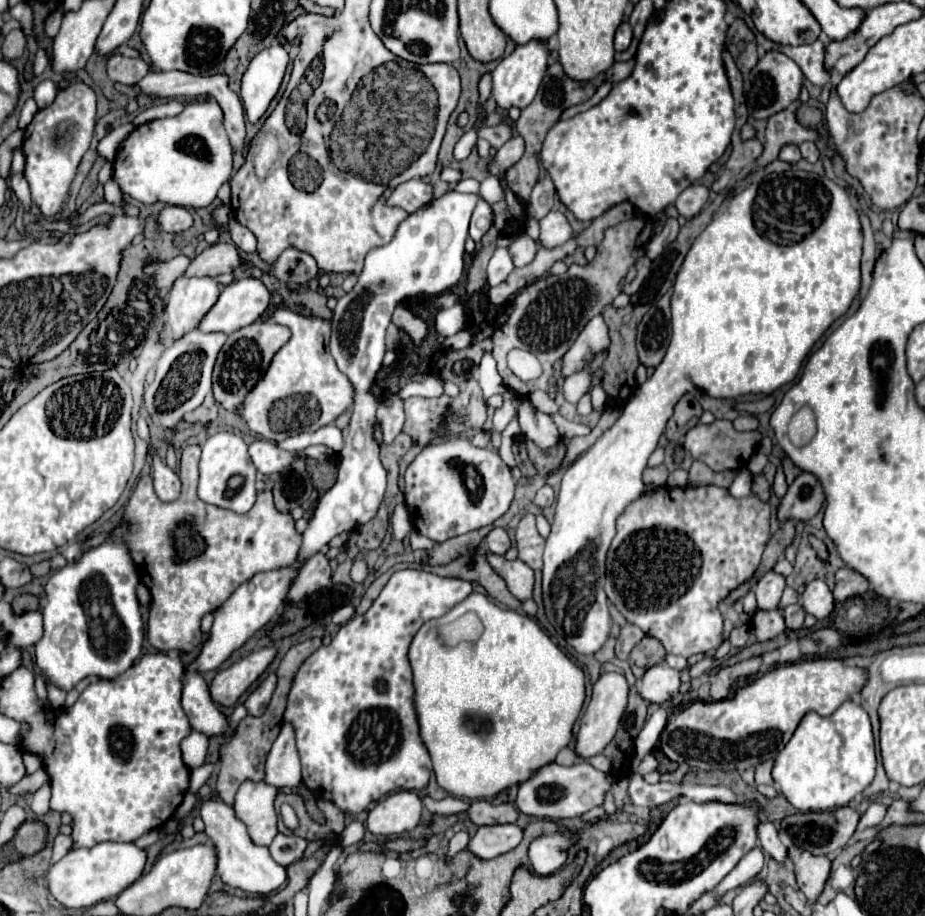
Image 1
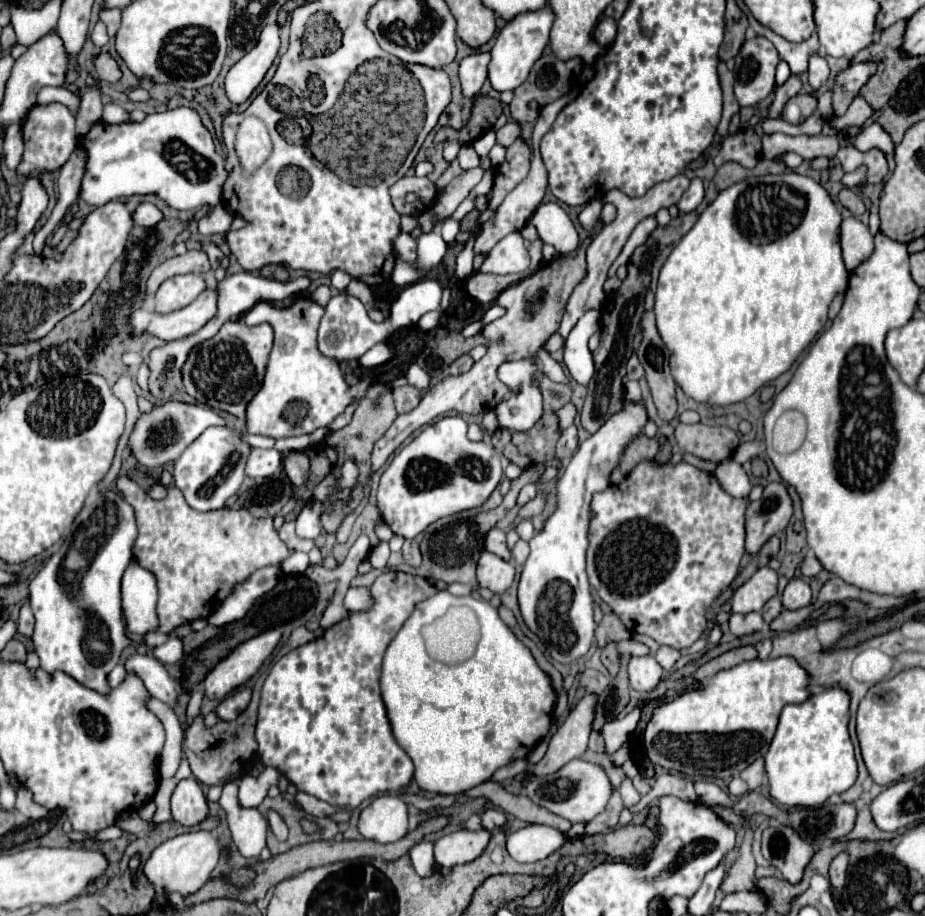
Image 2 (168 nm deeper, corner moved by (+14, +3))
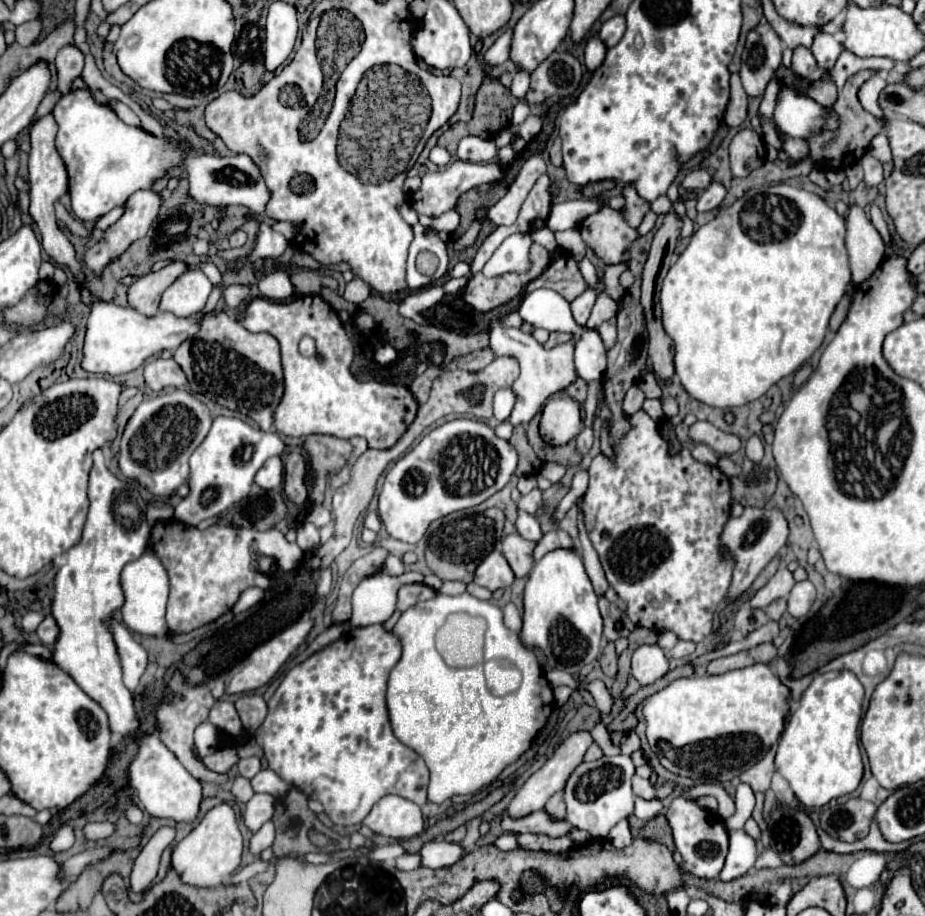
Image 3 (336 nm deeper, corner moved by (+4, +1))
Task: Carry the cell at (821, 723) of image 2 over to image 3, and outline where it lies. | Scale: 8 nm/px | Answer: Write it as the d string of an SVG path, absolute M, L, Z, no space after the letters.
M828 671L816 675L814 681L800 697L800 707L794 709L788 719L786 729L778 739L776 751L776 769L788 781L794 795L806 807L822 807L830 799L838 799L842 795L852 793L860 779L862 779L862 755L858 747L858 727L862 719L862 701L864 701L864 687L852 671Z

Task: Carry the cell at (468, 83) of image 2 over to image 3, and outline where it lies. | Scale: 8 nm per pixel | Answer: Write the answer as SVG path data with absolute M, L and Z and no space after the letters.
M506 29L496 39L496 43L486 51L484 63L486 65L500 65L500 63L504 63L508 59L508 55L510 55L510 43L512 43L512 29Z

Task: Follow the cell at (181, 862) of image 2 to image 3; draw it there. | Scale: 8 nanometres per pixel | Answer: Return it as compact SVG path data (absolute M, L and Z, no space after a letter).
M228 803L212 807L202 821L184 837L172 851L172 867L180 873L182 881L194 887L216 887L224 883L238 867L242 859L242 835L238 829L238 819Z

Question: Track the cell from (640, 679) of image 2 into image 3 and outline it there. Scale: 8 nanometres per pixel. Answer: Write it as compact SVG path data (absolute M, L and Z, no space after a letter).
M640 645L632 655L632 677L650 685L668 673L668 659L658 645Z

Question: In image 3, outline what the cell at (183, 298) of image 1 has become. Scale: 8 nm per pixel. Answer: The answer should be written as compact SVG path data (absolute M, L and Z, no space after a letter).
M202 271L182 273L162 295L160 311L172 313L176 317L190 317L206 305L206 299L212 291L212 283Z

